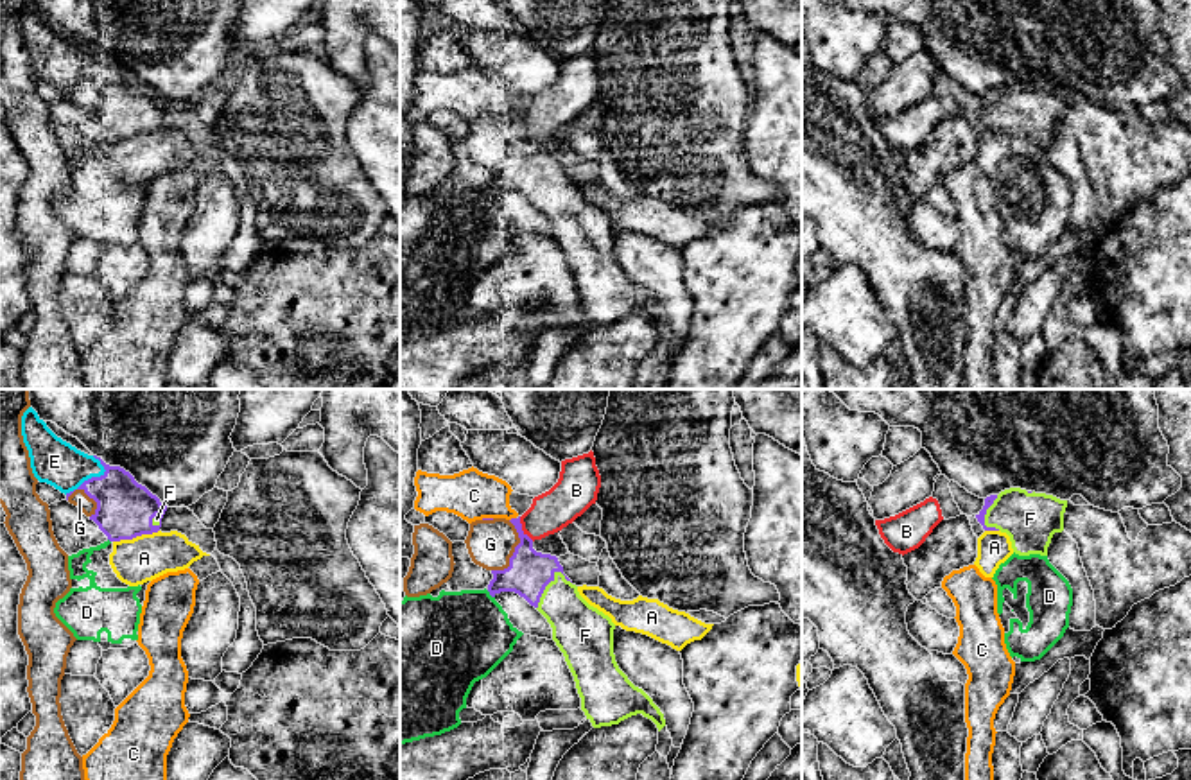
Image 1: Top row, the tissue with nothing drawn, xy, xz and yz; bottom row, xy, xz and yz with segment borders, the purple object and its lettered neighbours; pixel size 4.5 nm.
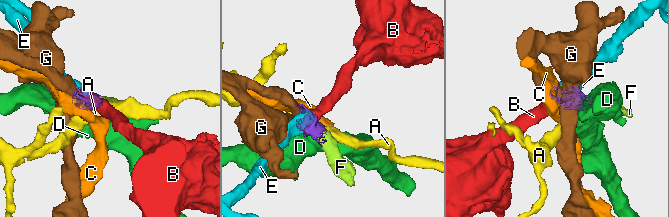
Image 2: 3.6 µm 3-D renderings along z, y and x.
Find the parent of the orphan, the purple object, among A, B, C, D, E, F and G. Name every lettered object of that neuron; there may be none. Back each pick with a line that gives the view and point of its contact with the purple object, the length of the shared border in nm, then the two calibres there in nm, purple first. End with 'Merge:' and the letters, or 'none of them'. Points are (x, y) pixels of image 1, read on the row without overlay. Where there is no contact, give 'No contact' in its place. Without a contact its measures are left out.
F: Touches purple at xz (544, 187). Shared border 200 nm. Thickness 190 nm (purple) against 240 nm
G: Touches purple at xz (515, 149). Shared border 240 nm. Thickness 190 nm (purple) against 220 nm
Merge: F, G

